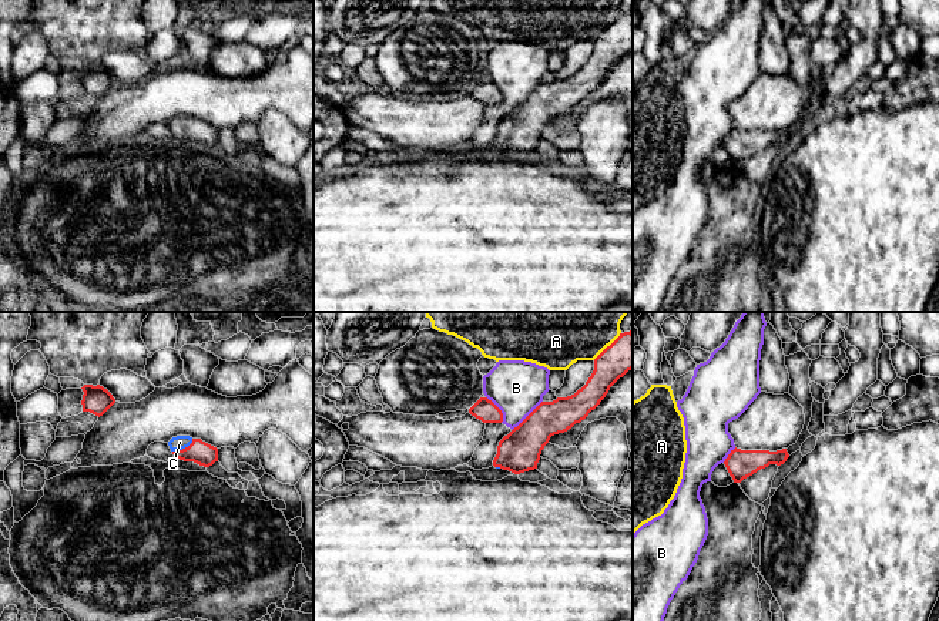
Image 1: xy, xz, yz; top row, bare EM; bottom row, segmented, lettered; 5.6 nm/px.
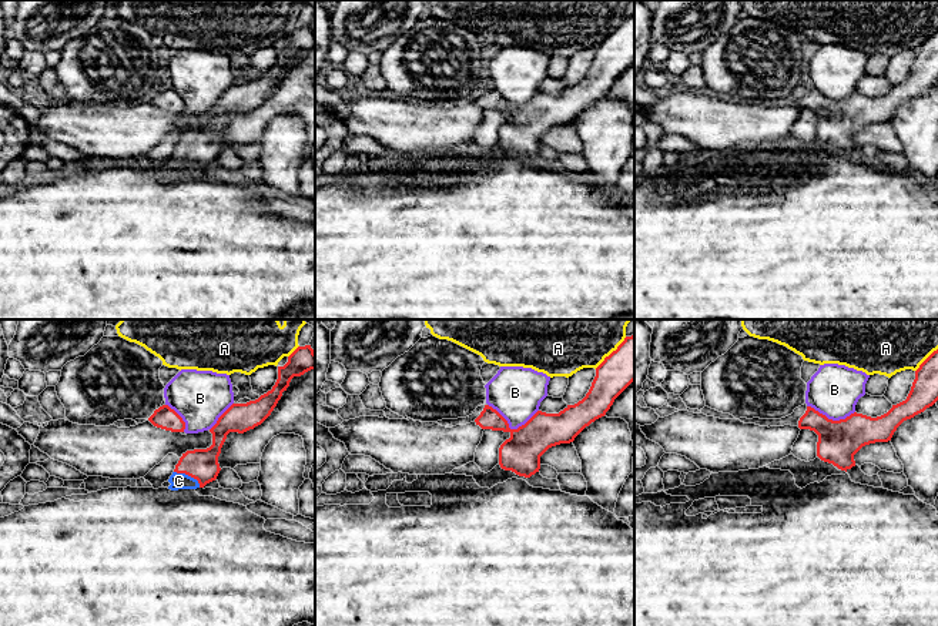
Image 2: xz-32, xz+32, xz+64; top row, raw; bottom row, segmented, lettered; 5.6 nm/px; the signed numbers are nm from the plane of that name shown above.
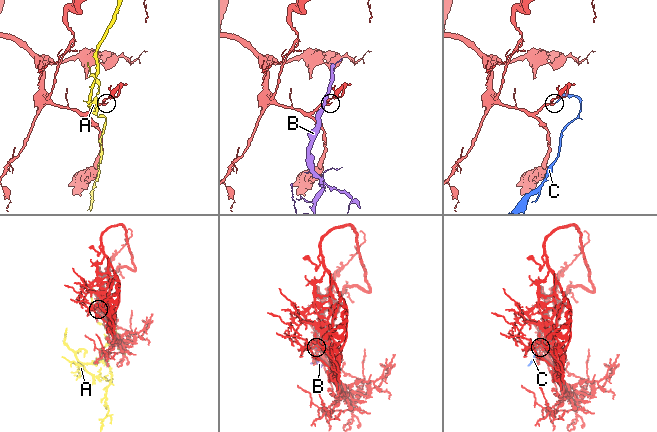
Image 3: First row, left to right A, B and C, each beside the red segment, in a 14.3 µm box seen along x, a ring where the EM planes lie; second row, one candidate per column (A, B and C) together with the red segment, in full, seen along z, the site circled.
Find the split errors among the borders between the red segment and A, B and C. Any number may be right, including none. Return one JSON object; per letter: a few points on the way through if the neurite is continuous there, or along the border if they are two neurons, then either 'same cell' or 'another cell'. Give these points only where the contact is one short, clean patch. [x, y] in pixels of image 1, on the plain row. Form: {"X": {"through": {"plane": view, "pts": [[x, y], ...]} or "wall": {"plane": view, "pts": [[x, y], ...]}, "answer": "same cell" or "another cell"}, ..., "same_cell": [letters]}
{"A": {"answer": "another cell"}, "B": {"answer": "another cell"}, "C": {"through": {"plane": "xy", "pts": [[198, 133], [183, 130], [180, 123]]}, "answer": "same cell"}, "same_cell": ["C"]}

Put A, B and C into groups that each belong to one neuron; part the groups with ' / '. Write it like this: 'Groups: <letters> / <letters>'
Groups: A / B / C

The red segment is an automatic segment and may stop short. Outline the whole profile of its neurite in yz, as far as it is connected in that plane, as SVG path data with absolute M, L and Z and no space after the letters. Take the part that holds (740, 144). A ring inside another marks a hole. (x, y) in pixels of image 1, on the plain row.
M734 130L725 140L724 145L732 158L734 164L741 164L744 160L752 157L769 145L781 147L789 138L787 130L769 131L741 131Z

